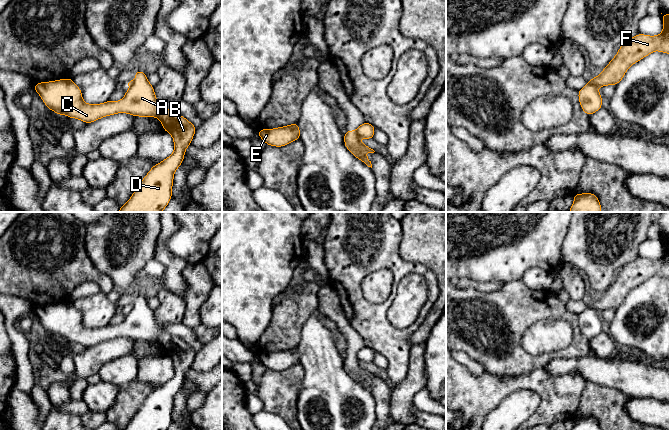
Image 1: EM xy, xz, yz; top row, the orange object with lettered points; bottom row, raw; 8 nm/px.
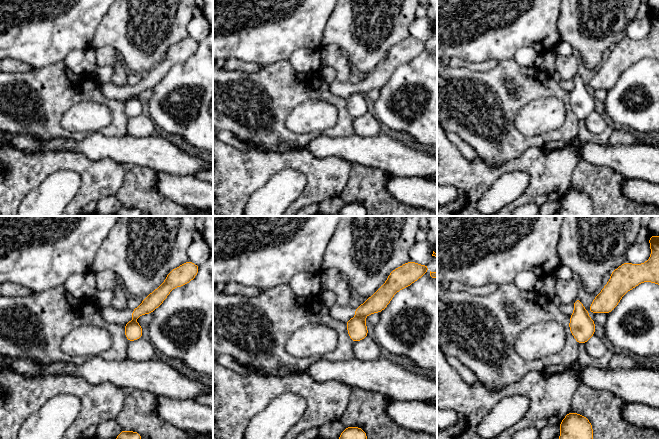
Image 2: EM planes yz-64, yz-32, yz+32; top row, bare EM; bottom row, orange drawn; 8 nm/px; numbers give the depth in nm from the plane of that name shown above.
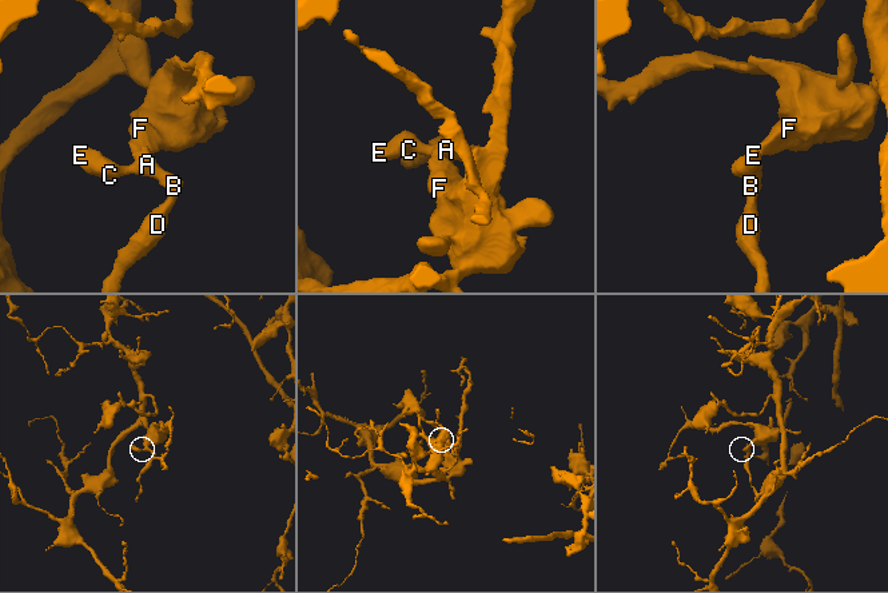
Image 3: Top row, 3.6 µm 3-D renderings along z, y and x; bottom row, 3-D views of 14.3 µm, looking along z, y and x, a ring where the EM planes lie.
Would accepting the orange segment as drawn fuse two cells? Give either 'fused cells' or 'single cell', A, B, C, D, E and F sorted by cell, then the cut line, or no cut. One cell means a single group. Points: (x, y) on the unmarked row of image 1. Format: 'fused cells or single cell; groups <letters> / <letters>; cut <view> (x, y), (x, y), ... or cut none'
fused cells; groups A B C D E / F; cut xz (356, 354), (359, 362)

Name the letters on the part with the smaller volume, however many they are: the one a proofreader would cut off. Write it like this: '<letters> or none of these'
A, B, C, D, E

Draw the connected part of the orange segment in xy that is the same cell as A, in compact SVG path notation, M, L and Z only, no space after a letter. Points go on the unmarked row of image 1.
M135 295L135 305L125 320L119 325L106 325L101 328L88 328L83 325L82 315L74 307L73 303L65 302L49 306L40 306L34 308L35 316L39 318L48 333L59 339L66 339L69 342L75 342L86 348L95 346L106 340L118 337L126 337L138 341L155 341L160 344L164 355L168 356L174 365L174 376L155 388L146 398L143 404L135 413L130 423L122 430L167 430L172 422L172 411L174 397L184 384L185 375L191 369L196 351L180 338L171 335L166 330L161 329L155 319L153 310L149 307L146 297Z

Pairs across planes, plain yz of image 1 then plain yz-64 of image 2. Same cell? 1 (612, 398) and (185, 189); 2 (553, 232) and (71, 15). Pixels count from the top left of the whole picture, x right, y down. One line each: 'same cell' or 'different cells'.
1: different cells
2: same cell

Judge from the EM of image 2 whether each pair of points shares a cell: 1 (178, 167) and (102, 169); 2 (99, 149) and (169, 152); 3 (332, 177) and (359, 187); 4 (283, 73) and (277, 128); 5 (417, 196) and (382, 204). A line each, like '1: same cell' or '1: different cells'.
1: different cells
2: same cell
3: different cells
4: same cell
5: different cells

